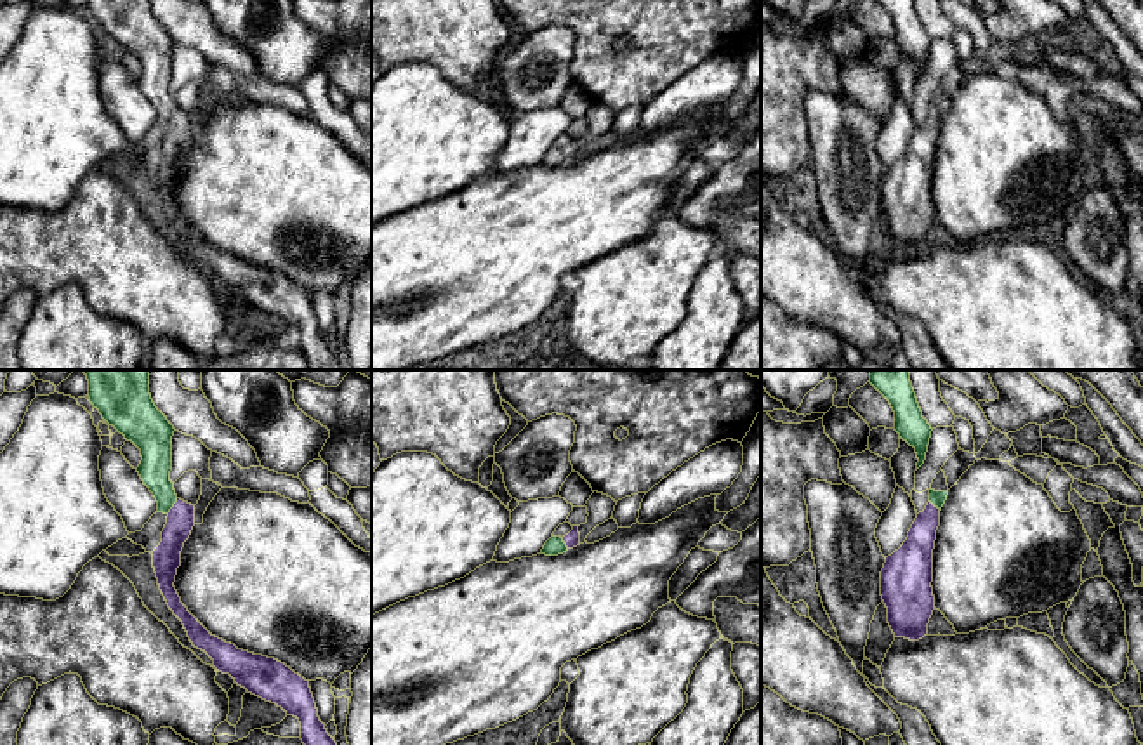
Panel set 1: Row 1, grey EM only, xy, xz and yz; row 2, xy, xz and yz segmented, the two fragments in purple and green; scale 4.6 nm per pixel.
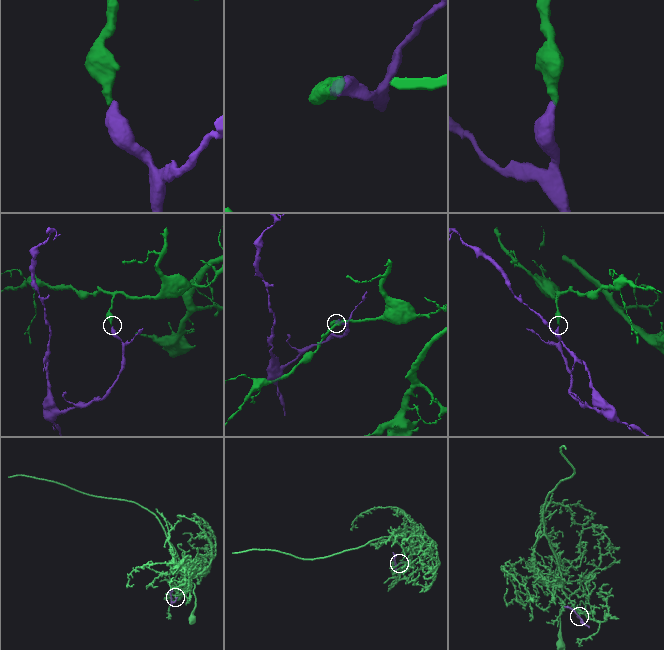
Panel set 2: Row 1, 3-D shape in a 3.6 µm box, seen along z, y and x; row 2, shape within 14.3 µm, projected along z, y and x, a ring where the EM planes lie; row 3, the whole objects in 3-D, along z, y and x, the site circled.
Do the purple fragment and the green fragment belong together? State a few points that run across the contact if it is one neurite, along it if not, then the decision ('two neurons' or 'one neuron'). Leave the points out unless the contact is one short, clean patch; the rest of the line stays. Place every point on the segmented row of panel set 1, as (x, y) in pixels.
xy (181, 518), (174, 506), (165, 497), (155, 468) | one neuron

